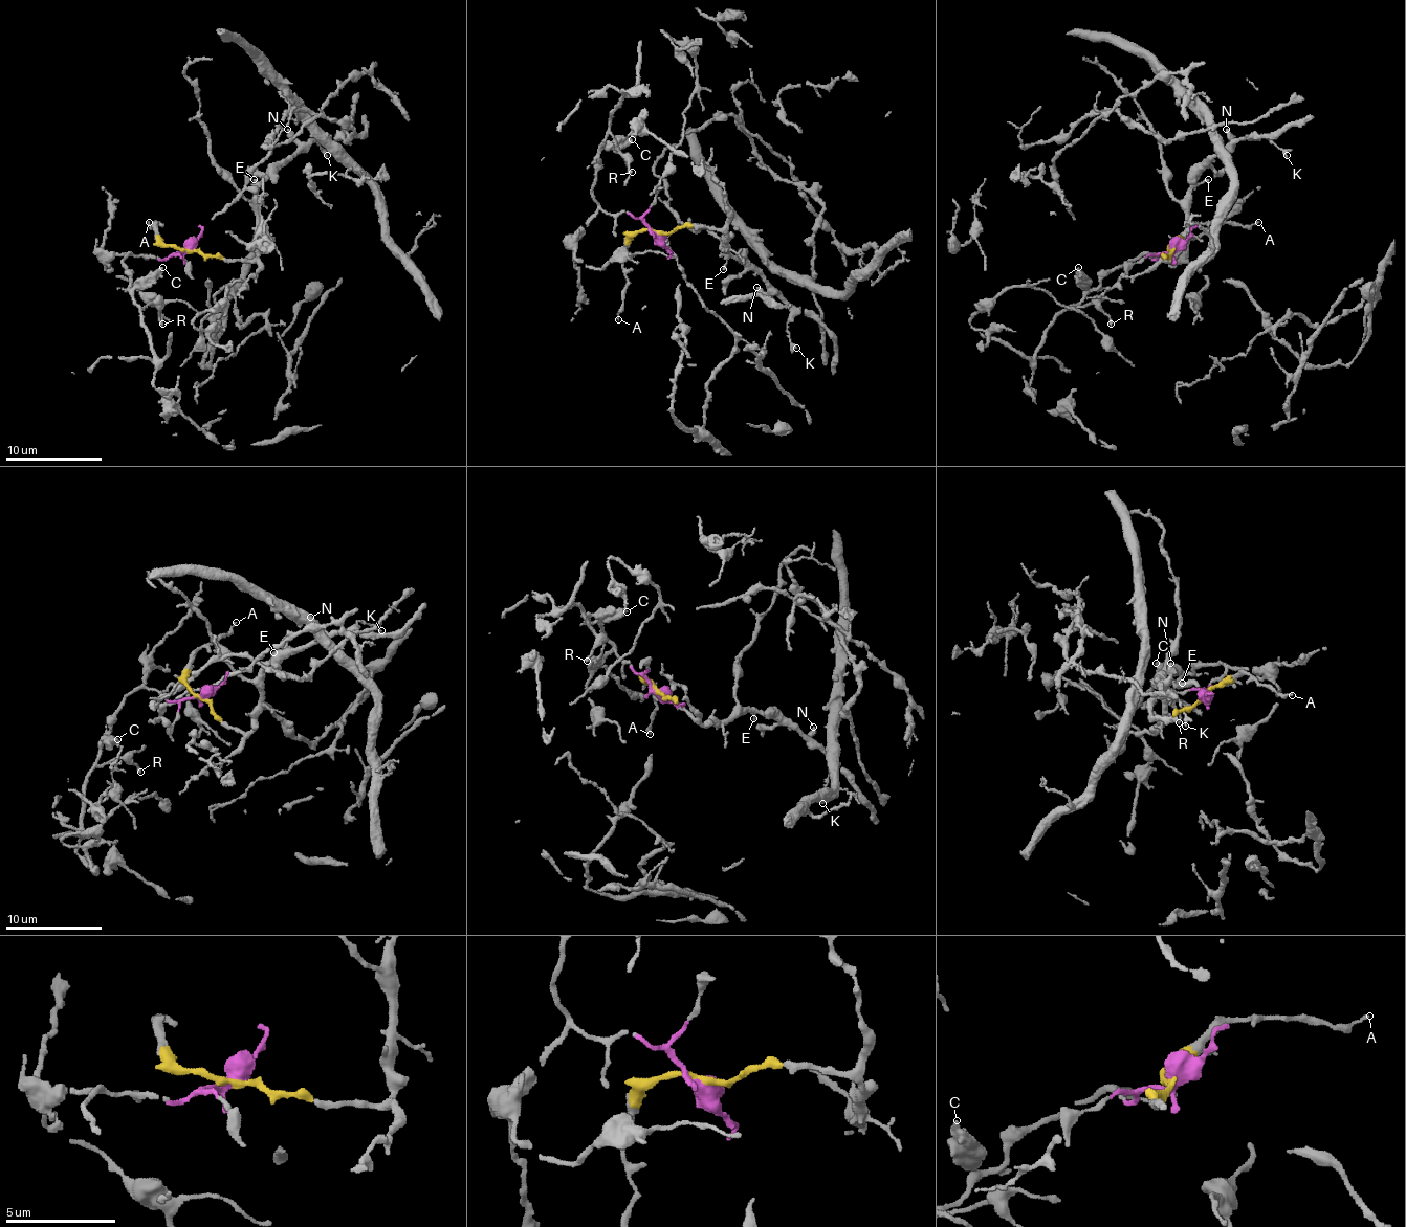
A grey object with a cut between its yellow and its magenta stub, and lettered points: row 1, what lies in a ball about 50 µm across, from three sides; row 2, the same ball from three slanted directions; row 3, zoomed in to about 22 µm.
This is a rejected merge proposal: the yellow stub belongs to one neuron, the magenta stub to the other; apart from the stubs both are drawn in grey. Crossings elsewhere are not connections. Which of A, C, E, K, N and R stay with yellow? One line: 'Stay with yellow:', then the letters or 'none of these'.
Stay with yellow: A, E, K, N

